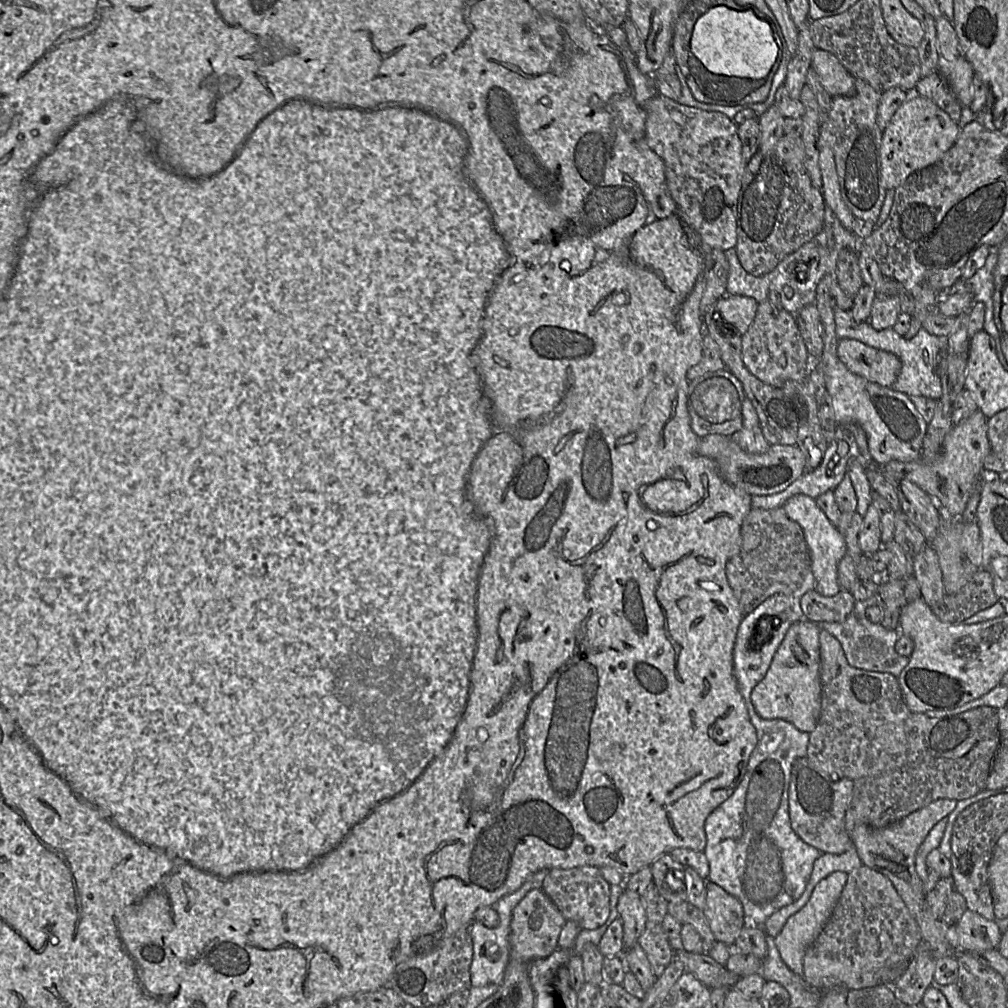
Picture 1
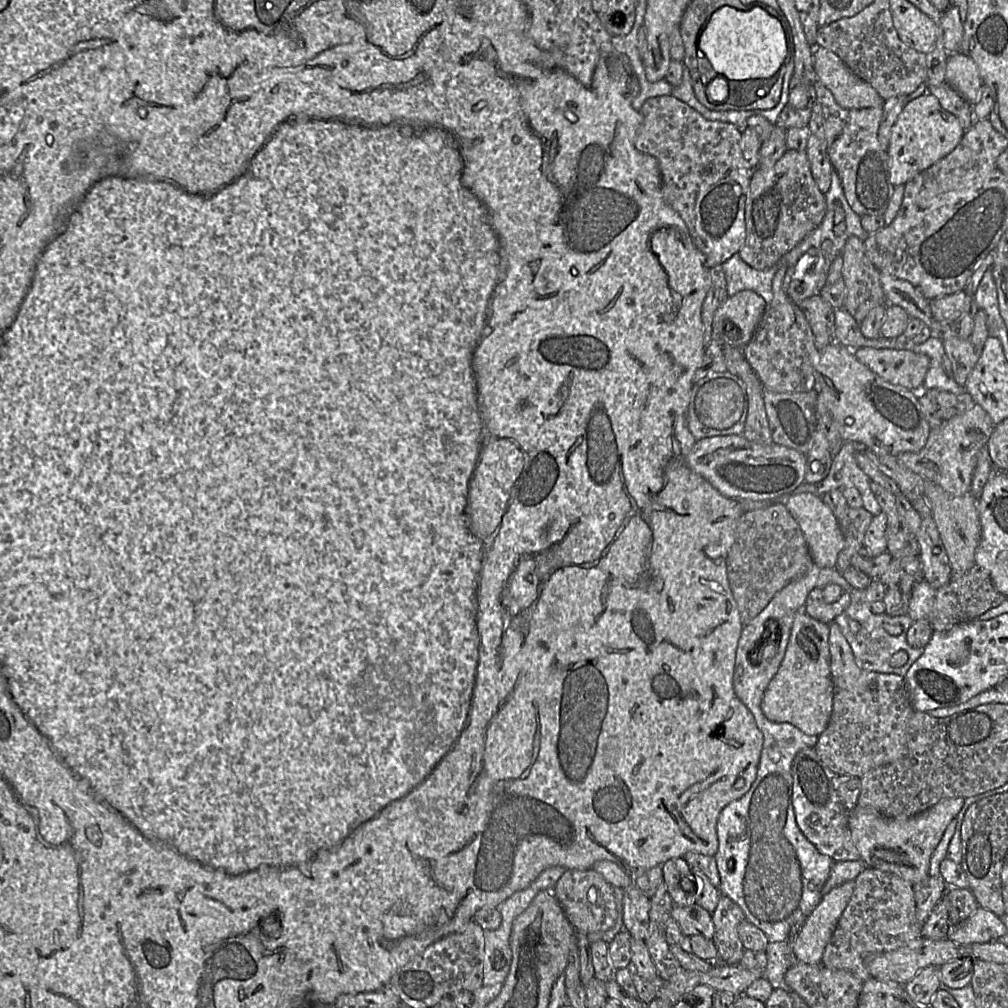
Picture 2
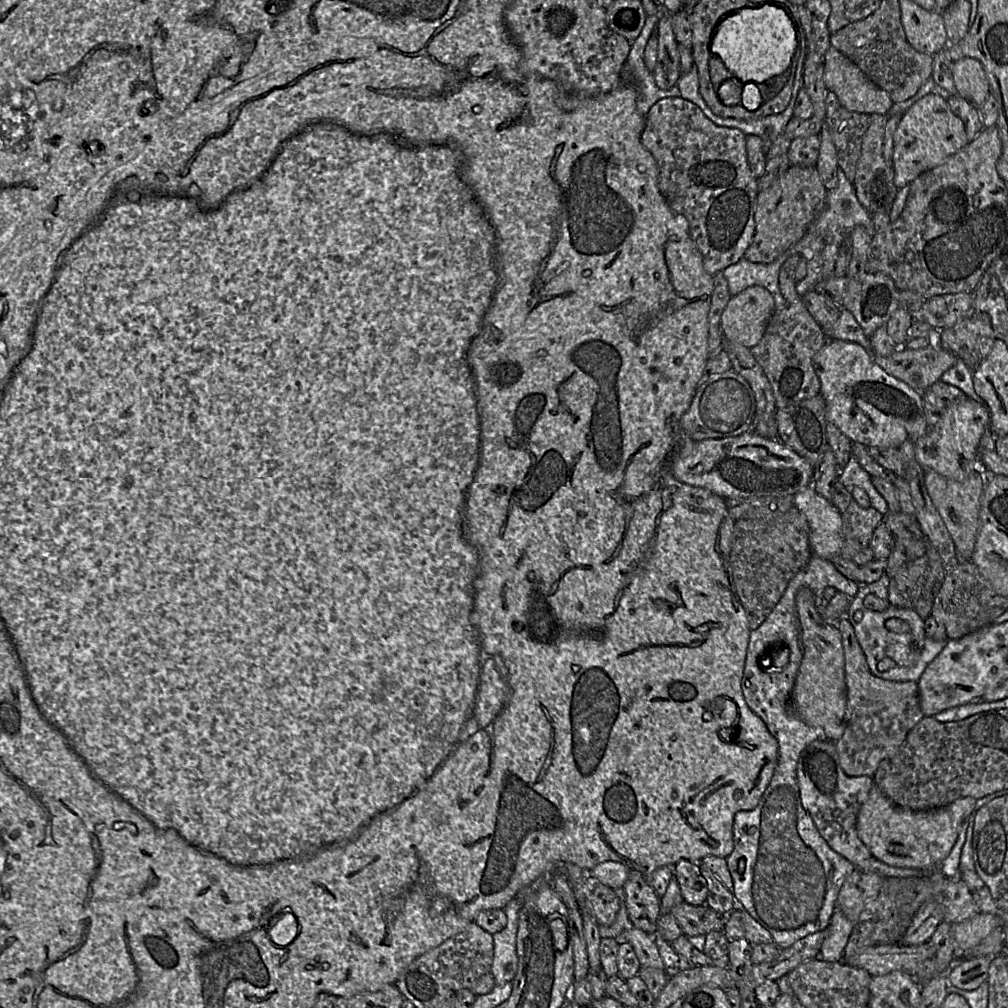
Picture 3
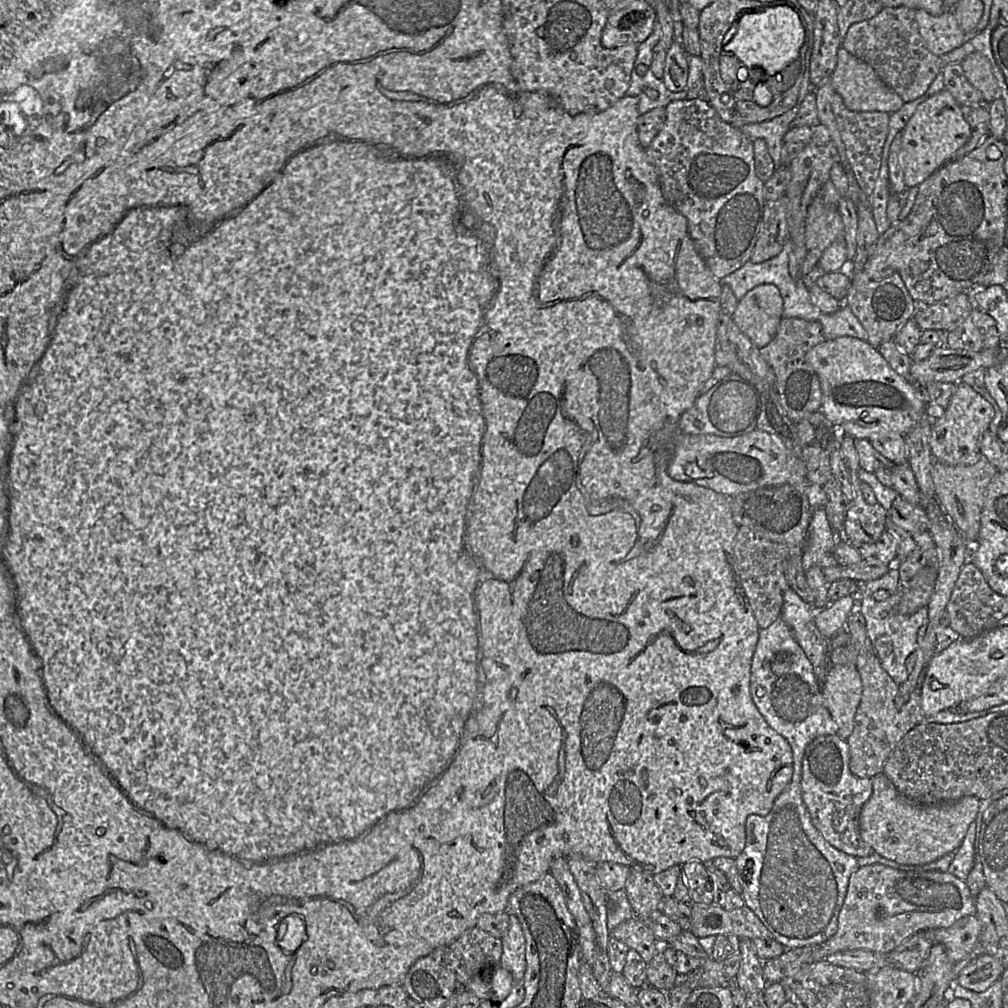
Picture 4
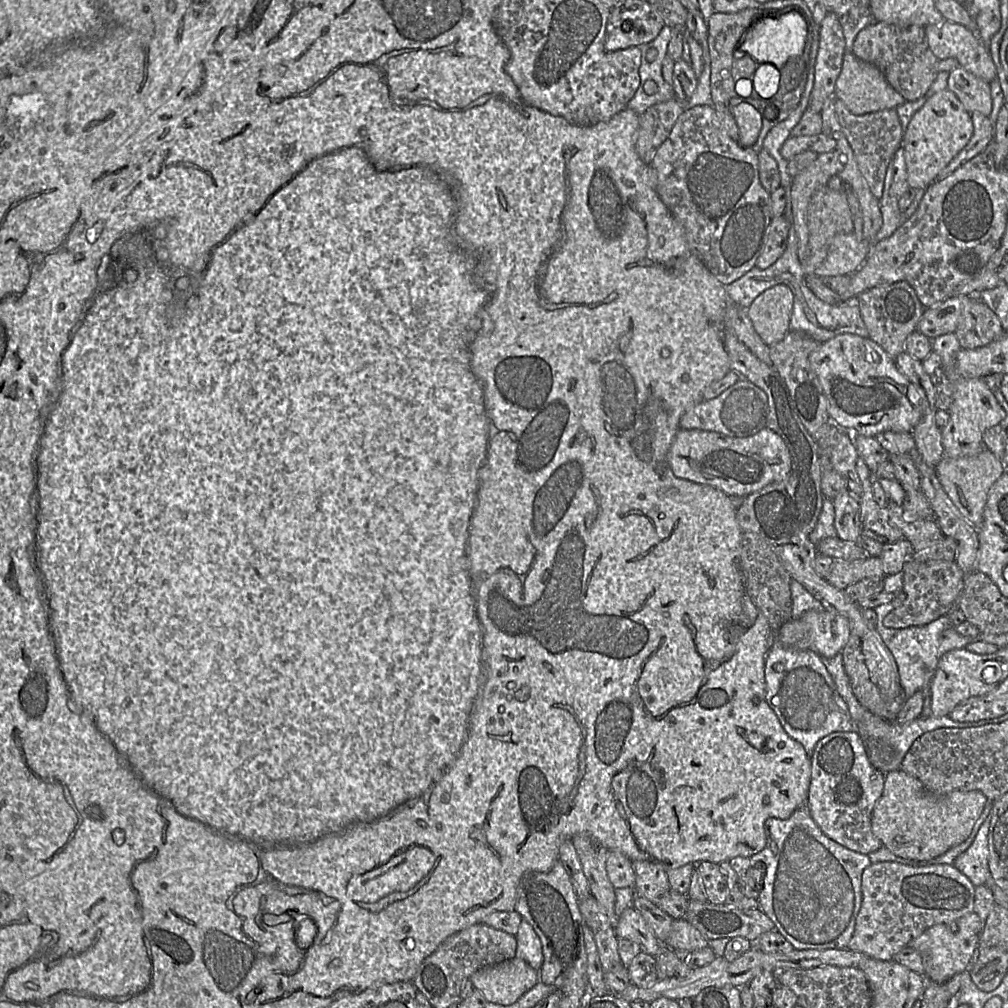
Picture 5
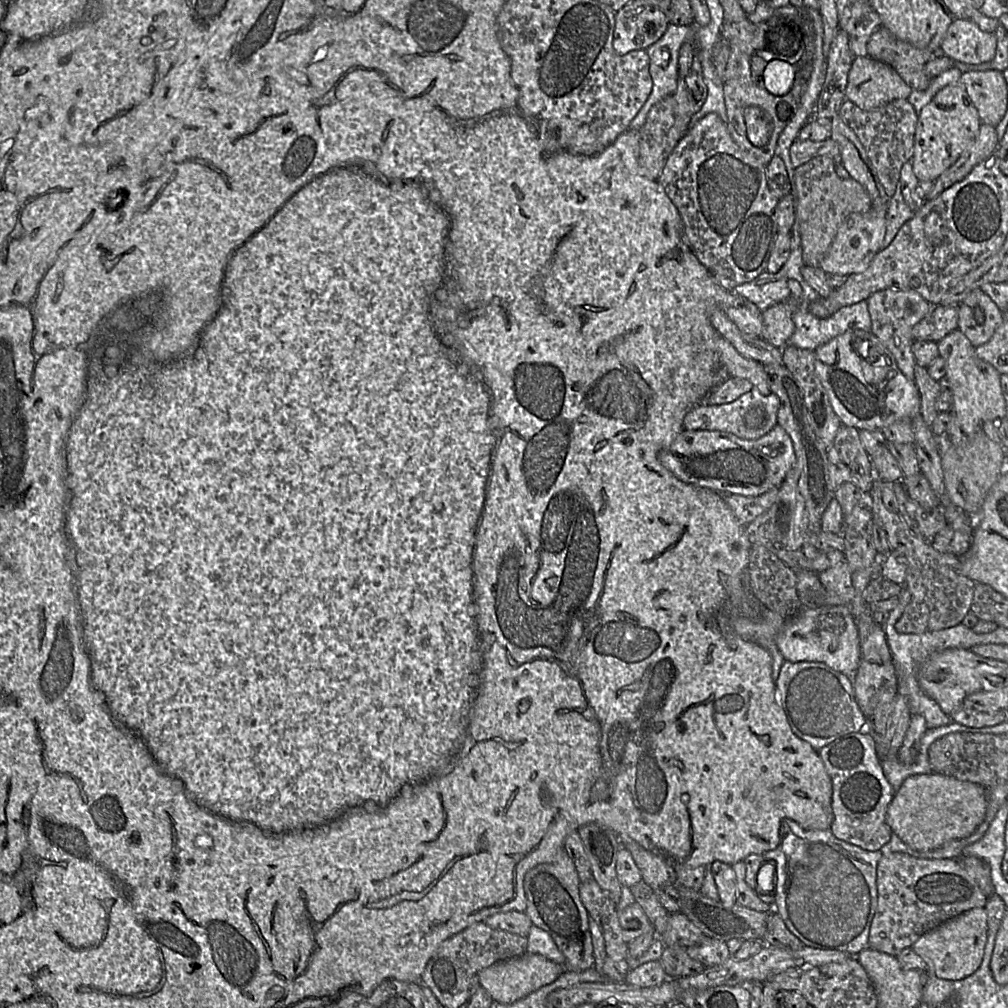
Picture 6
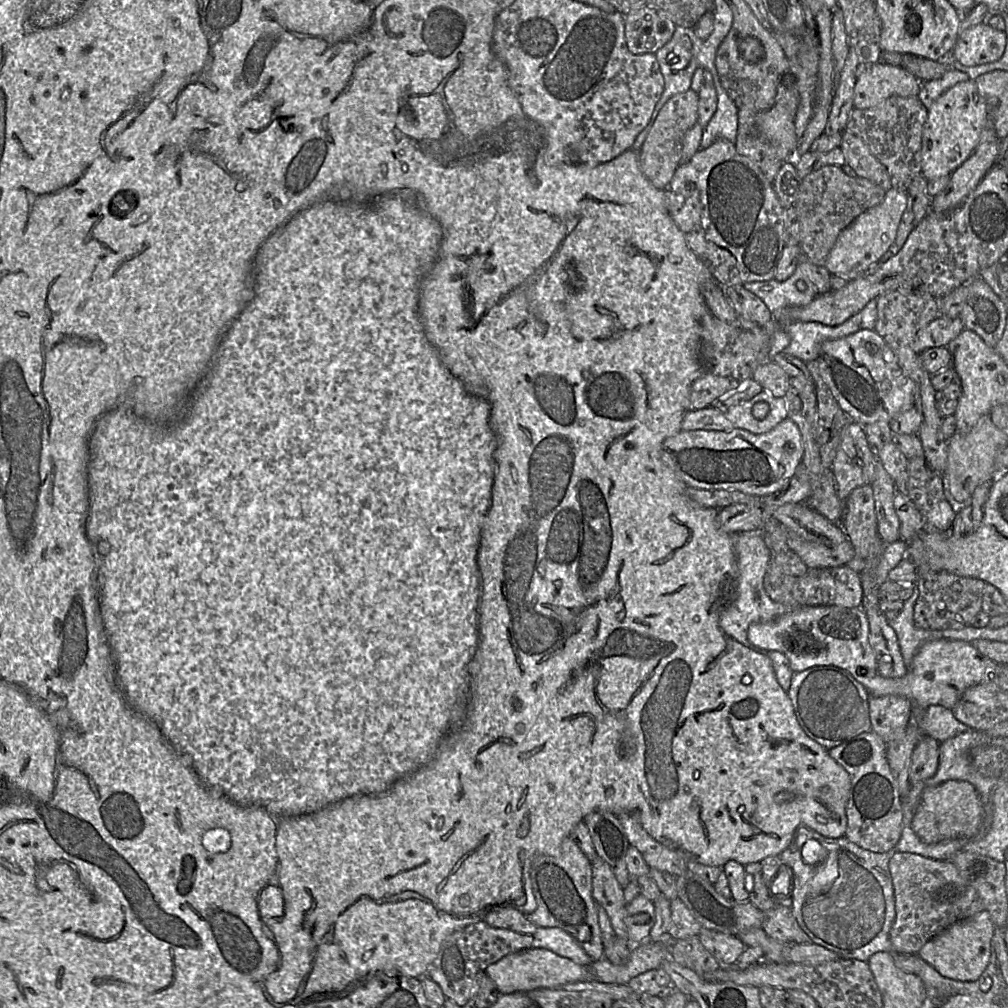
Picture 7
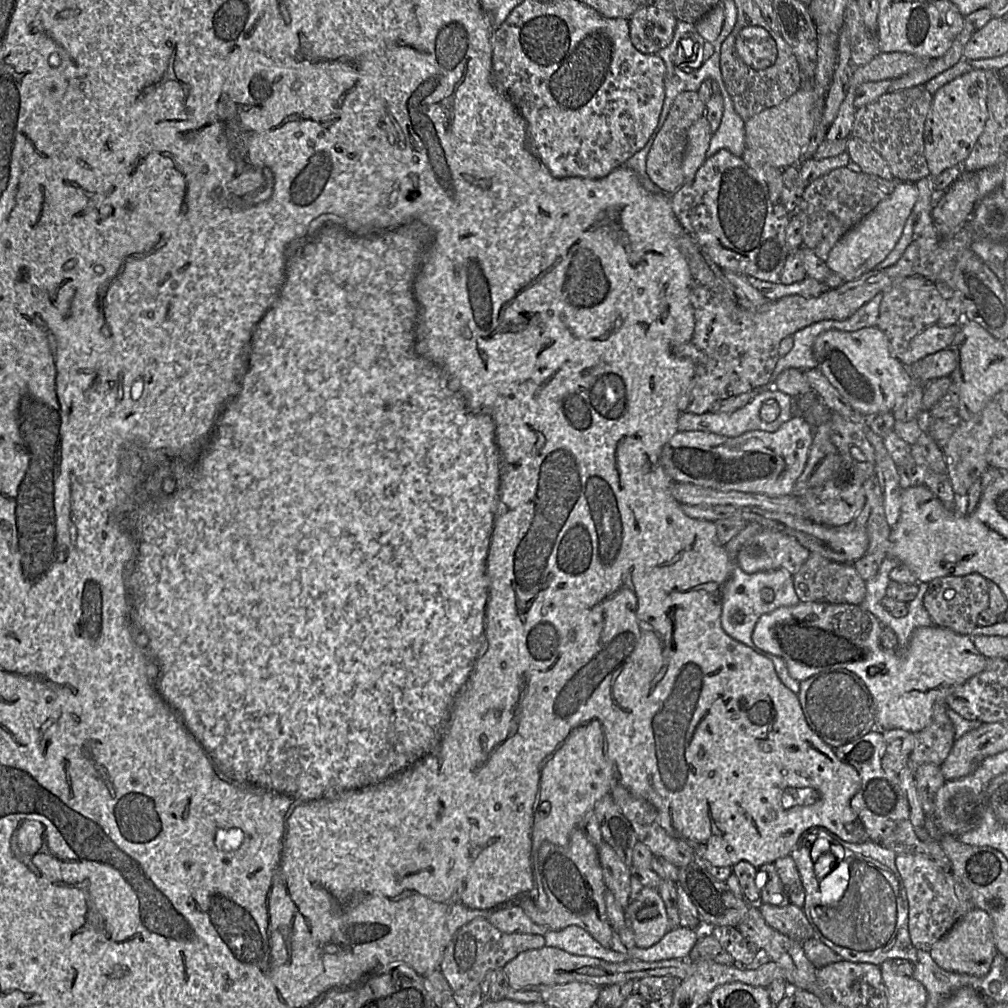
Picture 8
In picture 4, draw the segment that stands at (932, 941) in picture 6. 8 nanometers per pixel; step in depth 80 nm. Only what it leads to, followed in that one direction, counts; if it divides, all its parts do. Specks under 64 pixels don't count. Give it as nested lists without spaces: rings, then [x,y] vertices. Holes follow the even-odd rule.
[[[968,915],[946,928],[924,930],[925,936],[933,943],[946,947],[949,958],[956,963],[965,958],[973,949],[982,925],[976,915]]]

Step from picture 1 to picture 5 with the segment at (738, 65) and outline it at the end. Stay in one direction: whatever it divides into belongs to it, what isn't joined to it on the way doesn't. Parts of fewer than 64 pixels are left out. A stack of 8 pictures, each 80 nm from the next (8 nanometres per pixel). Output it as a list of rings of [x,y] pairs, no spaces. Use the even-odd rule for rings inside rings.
[[[797,12],[786,13],[778,18],[766,18],[753,22],[746,31],[738,50],[751,56],[759,64],[770,63],[780,72],[782,65],[791,57],[799,55],[808,37],[807,23]]]

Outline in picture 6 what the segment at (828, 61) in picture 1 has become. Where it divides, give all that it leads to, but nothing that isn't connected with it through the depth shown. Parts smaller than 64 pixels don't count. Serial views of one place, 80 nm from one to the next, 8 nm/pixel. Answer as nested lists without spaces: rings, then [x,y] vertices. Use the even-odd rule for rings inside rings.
[[[866,56],[854,58],[845,97],[858,108],[869,111],[896,100],[907,100],[912,91],[894,69]]]

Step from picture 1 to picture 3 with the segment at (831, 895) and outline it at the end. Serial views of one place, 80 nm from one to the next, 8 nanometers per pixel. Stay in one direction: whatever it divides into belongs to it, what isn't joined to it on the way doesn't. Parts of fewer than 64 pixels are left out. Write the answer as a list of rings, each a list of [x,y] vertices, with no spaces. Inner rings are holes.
[[[837,900],[835,910],[830,920],[830,924],[826,930],[826,936],[821,945],[818,958],[828,962],[841,962],[844,948],[853,928],[853,923],[850,922],[842,911],[837,910]]]

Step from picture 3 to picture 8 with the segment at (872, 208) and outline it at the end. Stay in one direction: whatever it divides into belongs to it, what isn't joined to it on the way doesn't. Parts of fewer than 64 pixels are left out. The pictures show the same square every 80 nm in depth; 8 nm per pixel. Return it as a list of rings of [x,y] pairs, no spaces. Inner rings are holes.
[[[924,86],[888,92],[875,102],[856,109],[851,136],[874,148],[887,162],[897,182],[916,183],[930,178],[924,147],[924,126],[934,96]]]

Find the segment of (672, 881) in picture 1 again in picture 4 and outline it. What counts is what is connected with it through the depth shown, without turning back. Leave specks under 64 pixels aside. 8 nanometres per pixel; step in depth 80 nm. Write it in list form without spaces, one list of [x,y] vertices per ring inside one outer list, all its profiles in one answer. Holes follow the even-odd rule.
[[[691,860],[681,866],[681,871],[688,888],[691,903],[711,904],[713,886],[711,879],[708,878],[707,863]]]

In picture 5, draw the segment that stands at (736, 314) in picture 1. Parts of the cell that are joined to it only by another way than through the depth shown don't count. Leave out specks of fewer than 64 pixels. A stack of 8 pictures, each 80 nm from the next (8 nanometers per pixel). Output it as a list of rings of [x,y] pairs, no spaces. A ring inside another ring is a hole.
[[[779,284],[762,292],[747,308],[755,331],[768,347],[783,340],[790,331],[793,304],[791,289]]]

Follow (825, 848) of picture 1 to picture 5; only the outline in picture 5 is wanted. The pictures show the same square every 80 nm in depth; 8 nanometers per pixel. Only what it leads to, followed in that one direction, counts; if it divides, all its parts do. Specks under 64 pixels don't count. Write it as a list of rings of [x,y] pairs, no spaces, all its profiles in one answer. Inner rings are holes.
[[[856,731],[835,732],[822,738],[810,754],[811,781],[807,806],[822,832],[838,844],[861,854],[882,847],[873,834],[871,816],[884,789],[884,773],[870,763],[863,739]]]

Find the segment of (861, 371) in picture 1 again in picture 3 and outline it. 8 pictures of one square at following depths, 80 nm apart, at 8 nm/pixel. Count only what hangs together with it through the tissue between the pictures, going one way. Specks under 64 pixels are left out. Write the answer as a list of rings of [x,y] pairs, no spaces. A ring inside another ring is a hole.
[[[941,346],[920,350],[900,347],[890,356],[883,357],[873,352],[872,355],[874,362],[885,372],[919,393],[926,393],[957,362],[956,356]]]

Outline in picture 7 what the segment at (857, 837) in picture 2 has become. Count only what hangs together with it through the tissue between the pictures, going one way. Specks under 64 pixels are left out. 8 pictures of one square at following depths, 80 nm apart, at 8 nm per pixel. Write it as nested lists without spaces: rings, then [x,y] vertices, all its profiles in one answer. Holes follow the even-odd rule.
[[[949,780],[936,786],[925,786],[910,826],[925,843],[971,839],[982,829],[984,807],[975,787],[962,780]]]

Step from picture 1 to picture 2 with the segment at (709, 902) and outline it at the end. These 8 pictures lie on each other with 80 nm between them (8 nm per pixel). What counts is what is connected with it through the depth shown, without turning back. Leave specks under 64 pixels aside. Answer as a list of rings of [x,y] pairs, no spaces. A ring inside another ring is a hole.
[[[722,894],[711,914],[715,927],[713,941],[719,959],[729,966],[739,965],[745,951],[738,933],[739,925],[746,919],[744,912],[736,902]]]

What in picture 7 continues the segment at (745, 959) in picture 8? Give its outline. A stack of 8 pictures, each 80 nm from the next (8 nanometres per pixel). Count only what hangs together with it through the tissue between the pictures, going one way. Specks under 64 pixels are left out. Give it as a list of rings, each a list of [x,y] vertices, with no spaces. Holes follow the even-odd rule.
[[[702,929],[699,939],[721,967],[734,967],[747,947],[738,936],[707,929]]]

